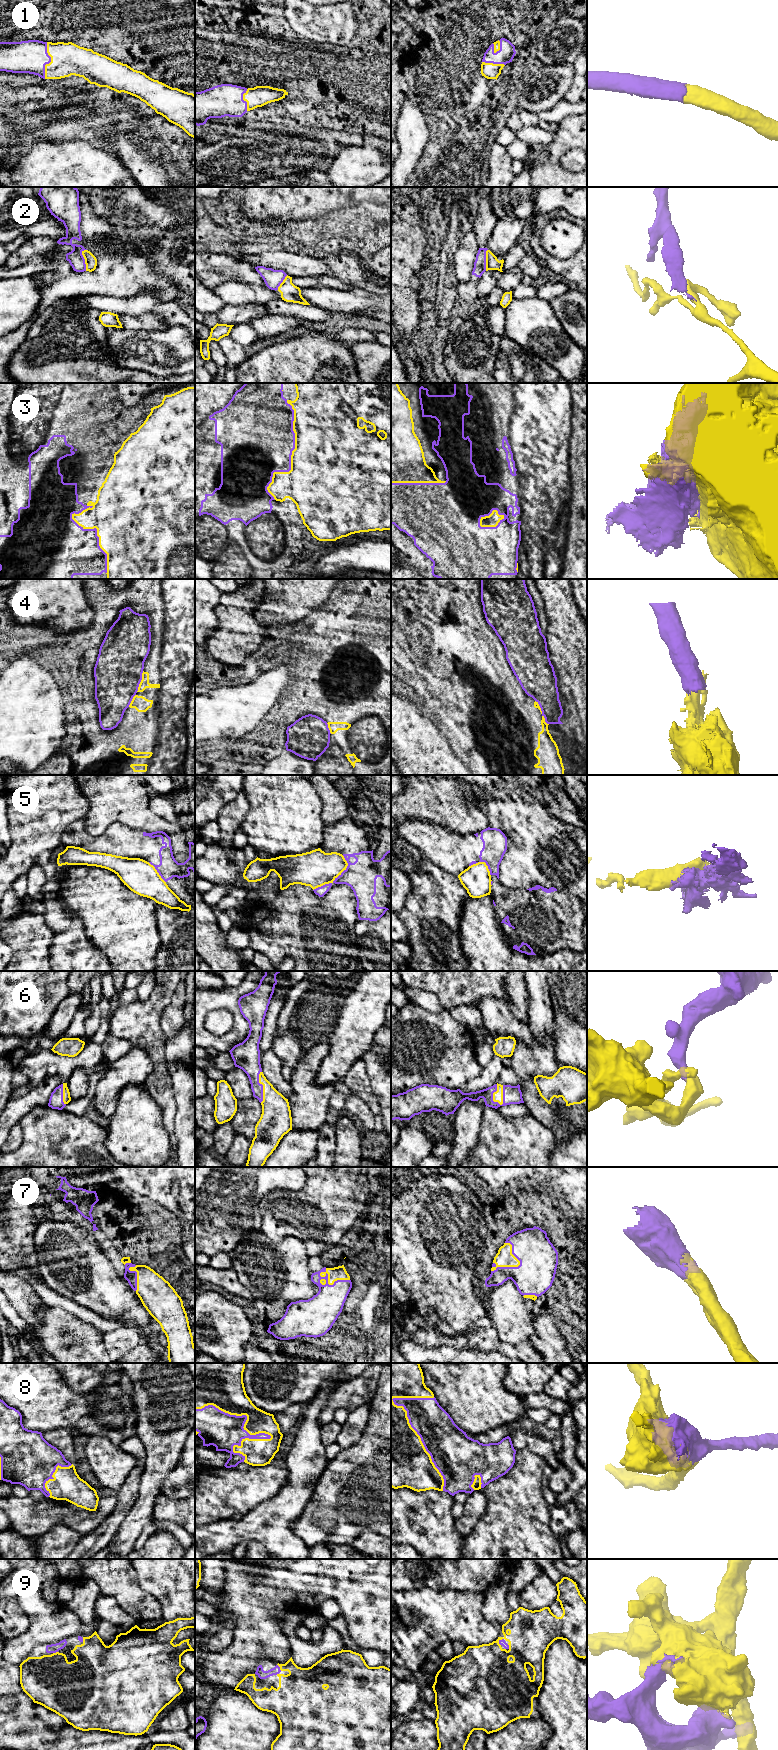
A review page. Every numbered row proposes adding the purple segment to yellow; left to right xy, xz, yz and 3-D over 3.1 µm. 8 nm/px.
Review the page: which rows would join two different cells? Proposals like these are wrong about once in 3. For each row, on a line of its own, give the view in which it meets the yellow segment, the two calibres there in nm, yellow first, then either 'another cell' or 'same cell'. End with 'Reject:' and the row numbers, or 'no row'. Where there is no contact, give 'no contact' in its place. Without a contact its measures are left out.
1: xy | 260/260 nm | same cell
2: xy | 100/120 nm | another cell
3: xz | 500/480 nm | another cell
4: xy | 70/380 nm | another cell
5: xz | 300/240 nm | another cell
6: yz | 80/140 nm | same cell
7: xz | 110/260 nm | same cell
8: xz | 320/280 nm | same cell
9: xz | 320/70 nm | same cell
Reject: 2, 3, 4, 5

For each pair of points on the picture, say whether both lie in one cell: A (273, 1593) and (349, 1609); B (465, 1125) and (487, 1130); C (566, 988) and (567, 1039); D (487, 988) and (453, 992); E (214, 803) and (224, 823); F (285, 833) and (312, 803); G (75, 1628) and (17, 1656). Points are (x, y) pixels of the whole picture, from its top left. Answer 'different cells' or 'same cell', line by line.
A: same cell
B: different cells
C: same cell
D: same cell
E: different cells
F: same cell
G: same cell

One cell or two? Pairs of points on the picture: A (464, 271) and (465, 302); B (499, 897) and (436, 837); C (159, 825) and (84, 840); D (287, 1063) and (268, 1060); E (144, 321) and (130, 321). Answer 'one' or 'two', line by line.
A: two
B: one
C: two
D: two
E: one

